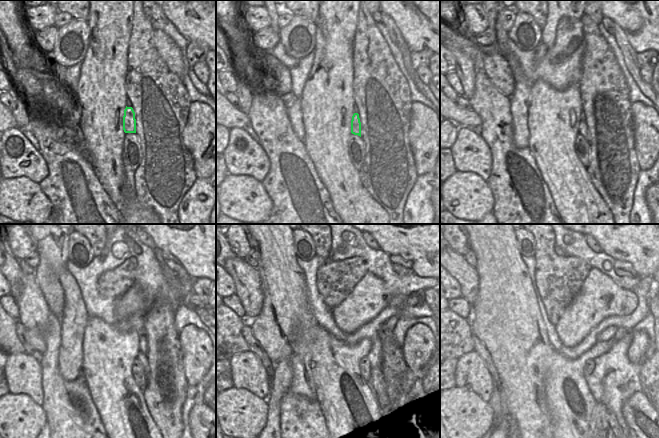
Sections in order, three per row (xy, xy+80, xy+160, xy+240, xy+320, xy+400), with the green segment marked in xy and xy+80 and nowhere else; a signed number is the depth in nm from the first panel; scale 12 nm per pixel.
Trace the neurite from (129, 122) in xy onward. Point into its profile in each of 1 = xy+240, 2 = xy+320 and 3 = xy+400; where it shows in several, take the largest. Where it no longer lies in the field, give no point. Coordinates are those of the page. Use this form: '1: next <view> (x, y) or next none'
1: next xy+240 (141, 357)
2: next xy+320 (388, 407)
3: next xy+400 (613, 424)

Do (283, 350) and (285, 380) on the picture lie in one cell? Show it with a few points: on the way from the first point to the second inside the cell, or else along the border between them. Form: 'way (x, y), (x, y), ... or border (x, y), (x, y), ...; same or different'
border (274, 363), (287, 359), (291, 368), (292, 380); different

